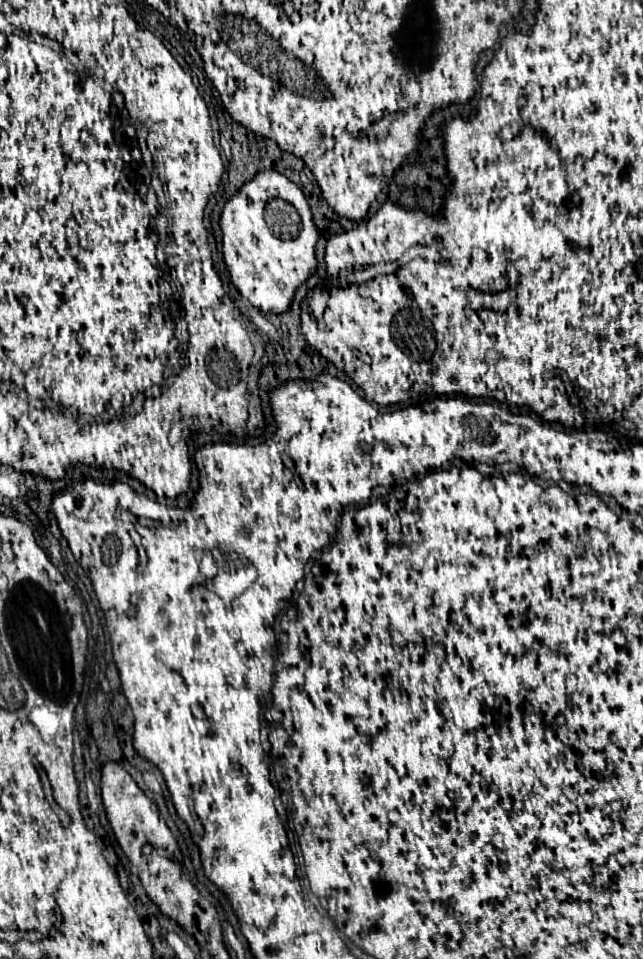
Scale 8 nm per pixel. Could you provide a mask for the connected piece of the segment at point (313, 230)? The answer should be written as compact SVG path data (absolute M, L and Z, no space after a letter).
M274 170L258 172L254 180L244 184L240 192L228 200L220 216L220 228L222 228L224 262L230 270L230 278L238 288L240 296L246 298L254 308L258 308L264 314L288 312L296 290L316 272L318 264L316 246L320 234L302 190L280 172Z

